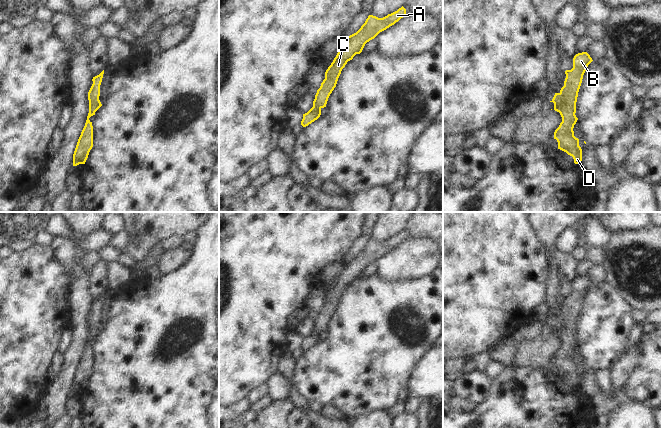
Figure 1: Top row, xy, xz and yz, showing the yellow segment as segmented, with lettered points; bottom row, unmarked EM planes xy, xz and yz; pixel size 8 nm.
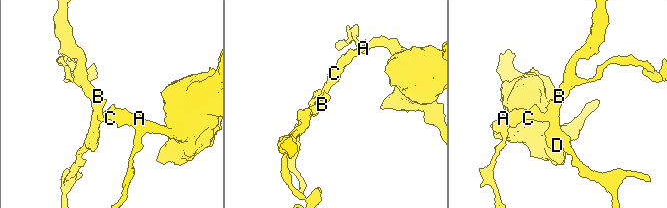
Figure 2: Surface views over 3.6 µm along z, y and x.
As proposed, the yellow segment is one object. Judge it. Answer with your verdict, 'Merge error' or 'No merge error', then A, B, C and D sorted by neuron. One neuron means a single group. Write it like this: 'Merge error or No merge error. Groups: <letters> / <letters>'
No merge error. Groups: A B C D

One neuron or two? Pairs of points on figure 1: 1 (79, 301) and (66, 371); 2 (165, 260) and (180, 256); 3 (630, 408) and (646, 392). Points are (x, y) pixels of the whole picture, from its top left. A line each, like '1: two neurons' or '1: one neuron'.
1: one neuron
2: one neuron
3: two neurons

